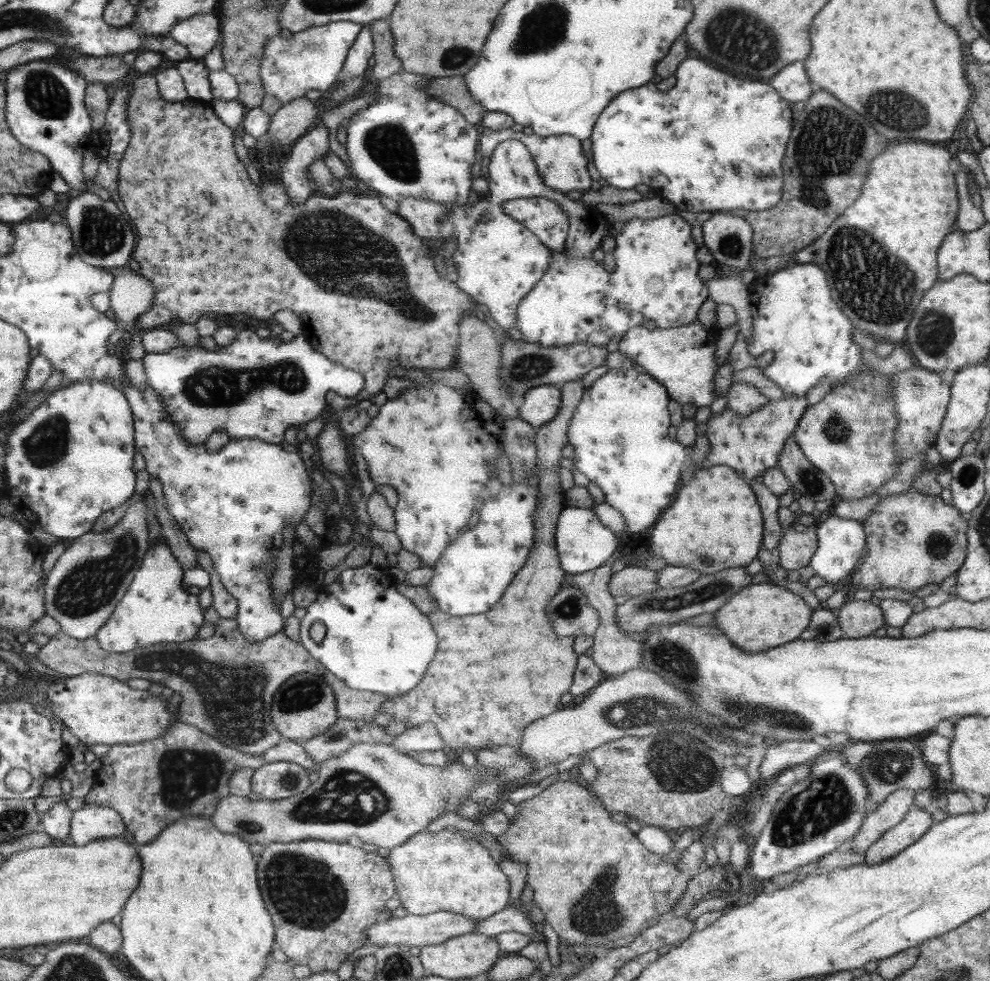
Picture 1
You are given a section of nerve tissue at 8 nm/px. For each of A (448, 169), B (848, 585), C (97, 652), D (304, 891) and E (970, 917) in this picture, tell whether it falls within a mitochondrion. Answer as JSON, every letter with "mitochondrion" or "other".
{"A":"other","B":"other","C":"other","D":"mitochondrion","E":"other"}

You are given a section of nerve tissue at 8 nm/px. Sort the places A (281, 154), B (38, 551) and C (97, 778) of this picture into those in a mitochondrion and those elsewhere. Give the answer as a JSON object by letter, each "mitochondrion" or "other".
{"A":"other","B":"other","C":"other"}

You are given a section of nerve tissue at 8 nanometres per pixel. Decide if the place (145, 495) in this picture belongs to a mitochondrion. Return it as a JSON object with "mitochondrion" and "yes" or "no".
{"mitochondrion":"no"}

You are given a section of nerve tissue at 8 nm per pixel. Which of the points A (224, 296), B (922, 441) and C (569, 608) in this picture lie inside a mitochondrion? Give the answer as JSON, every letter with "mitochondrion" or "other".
{"A":"other","B":"other","C":"mitochondrion"}

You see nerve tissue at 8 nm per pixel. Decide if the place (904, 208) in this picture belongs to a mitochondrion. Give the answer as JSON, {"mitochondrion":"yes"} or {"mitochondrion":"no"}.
{"mitochondrion":"no"}

